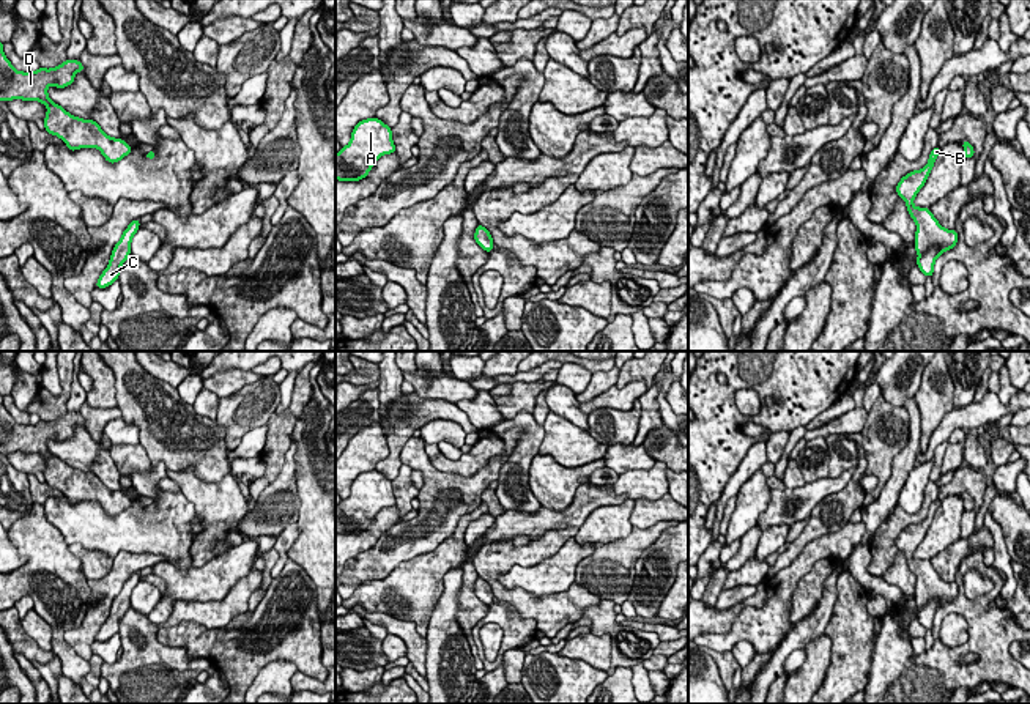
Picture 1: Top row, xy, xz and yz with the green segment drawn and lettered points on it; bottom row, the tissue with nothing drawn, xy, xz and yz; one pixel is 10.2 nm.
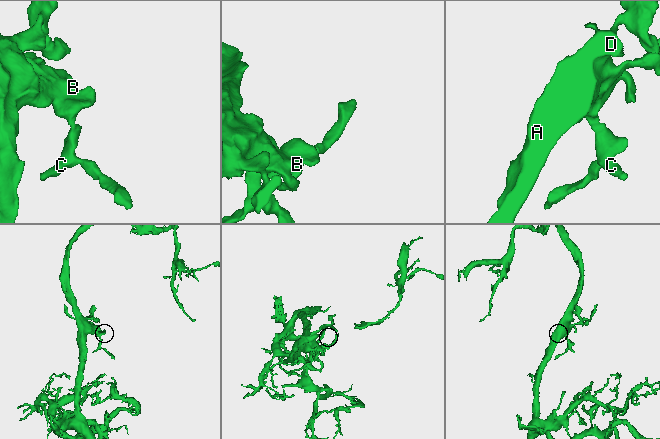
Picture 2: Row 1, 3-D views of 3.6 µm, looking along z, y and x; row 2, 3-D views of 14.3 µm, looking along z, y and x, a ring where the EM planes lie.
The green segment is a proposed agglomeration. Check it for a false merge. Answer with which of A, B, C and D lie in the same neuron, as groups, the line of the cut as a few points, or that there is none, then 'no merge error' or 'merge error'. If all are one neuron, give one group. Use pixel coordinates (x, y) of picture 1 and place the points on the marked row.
A B C D | no cut | no merge error

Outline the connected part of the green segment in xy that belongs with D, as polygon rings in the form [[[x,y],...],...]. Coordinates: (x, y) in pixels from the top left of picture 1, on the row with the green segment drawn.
[[[0,43],[0,101],[19,98],[43,102],[47,107],[44,129],[49,134],[60,137],[71,151],[98,148],[107,162],[115,164],[131,154],[132,146],[121,139],[109,137],[94,120],[71,115],[52,102],[47,94],[50,85],[57,88],[72,85],[77,72],[83,72],[83,65],[69,58],[50,69],[16,71],[3,54],[3,43]]]

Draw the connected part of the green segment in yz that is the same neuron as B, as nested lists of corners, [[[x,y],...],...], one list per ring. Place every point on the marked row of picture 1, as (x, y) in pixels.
[[[936,146],[928,159],[928,164],[921,170],[909,172],[896,186],[896,194],[906,202],[909,216],[917,224],[915,232],[915,250],[918,254],[918,269],[926,276],[932,277],[934,263],[939,255],[951,250],[958,244],[958,232],[943,228],[934,217],[929,208],[918,208],[913,205],[913,198],[924,186],[936,157],[940,154],[940,146]]]

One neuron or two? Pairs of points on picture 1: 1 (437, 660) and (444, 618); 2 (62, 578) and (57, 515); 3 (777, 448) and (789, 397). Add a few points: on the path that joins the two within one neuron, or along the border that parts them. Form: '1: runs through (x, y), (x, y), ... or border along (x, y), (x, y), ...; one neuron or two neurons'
1: runs through (440, 649), (444, 640), (444, 629); one neuron
2: border along (43, 504), (46, 518), (68, 544); two neurons
3: border along (788, 432), (772, 432), (766, 441); two neurons

